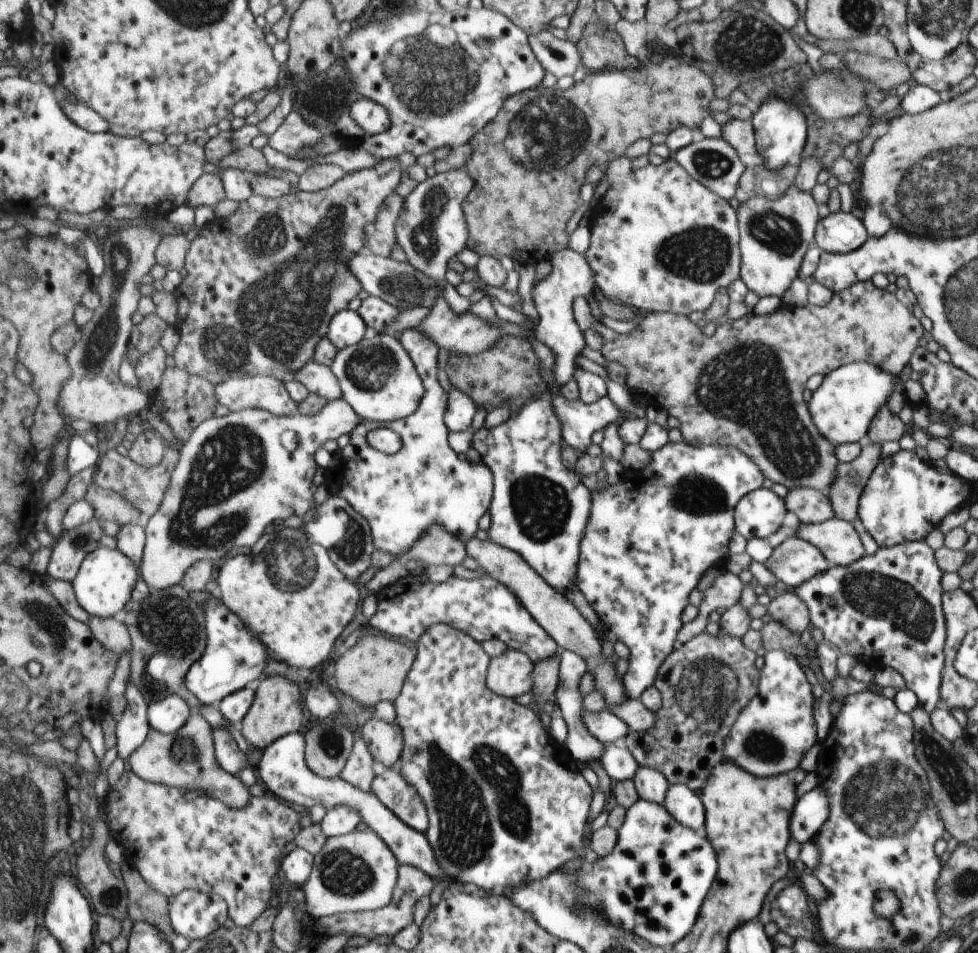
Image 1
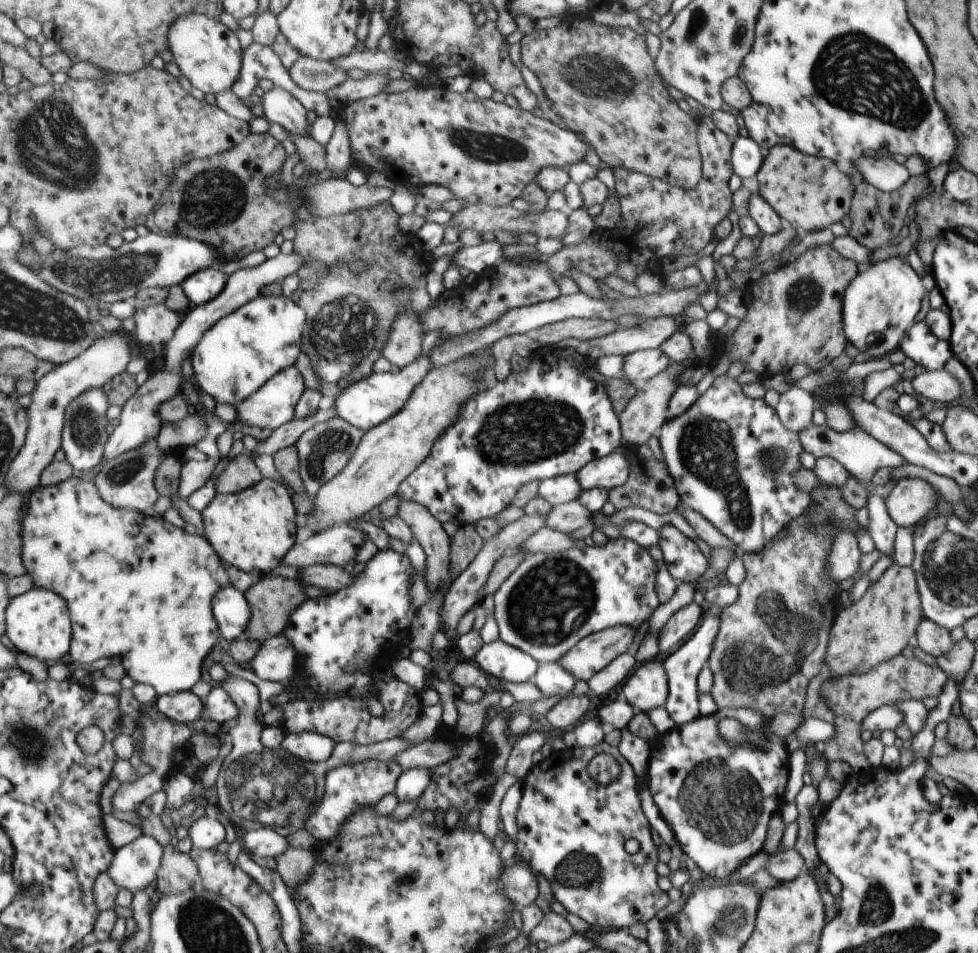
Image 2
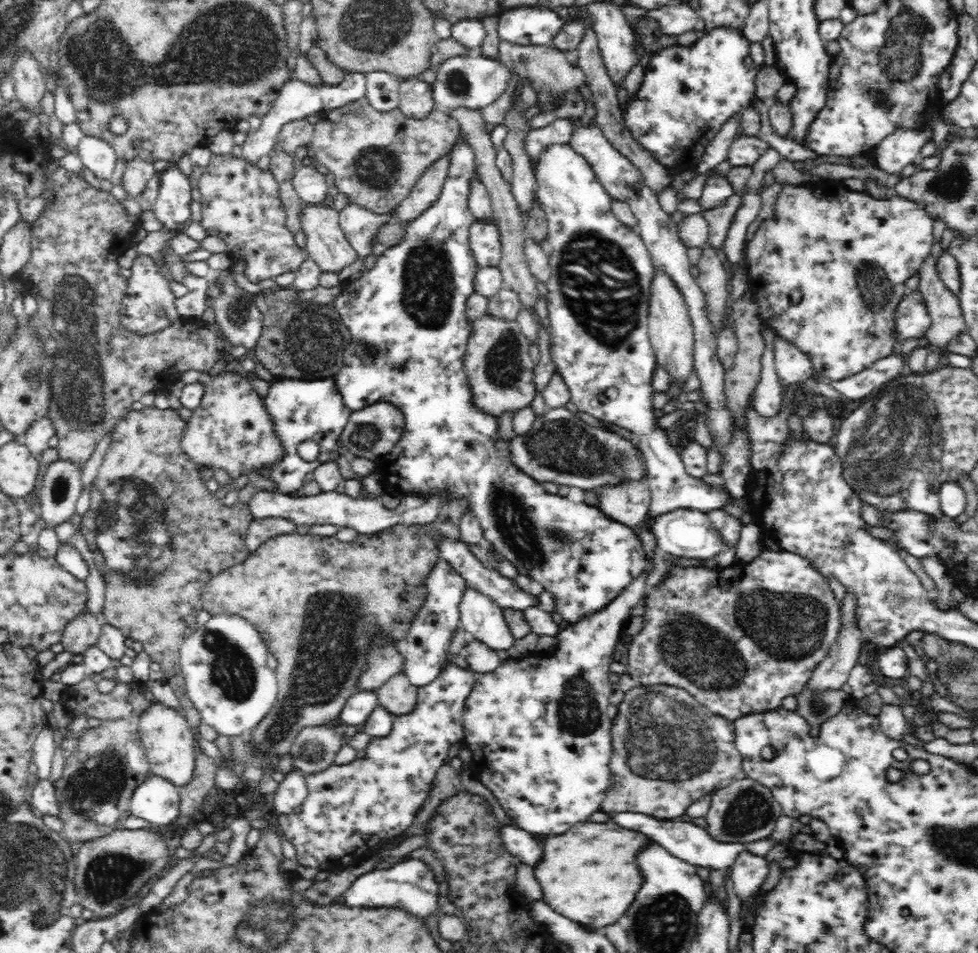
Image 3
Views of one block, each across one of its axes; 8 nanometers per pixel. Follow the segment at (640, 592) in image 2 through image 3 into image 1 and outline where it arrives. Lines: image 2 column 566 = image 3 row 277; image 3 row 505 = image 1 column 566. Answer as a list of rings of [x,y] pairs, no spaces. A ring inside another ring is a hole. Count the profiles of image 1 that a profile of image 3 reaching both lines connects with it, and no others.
[[[562,650],[560,653],[558,688],[556,688],[555,707],[557,715],[561,715],[568,727],[568,737],[564,744],[570,750],[570,754],[577,761],[588,765],[593,762],[600,764],[600,758],[604,754],[604,743],[596,740],[582,722],[582,710],[584,709],[582,694],[580,694],[580,678],[588,671],[587,661],[572,650]]]

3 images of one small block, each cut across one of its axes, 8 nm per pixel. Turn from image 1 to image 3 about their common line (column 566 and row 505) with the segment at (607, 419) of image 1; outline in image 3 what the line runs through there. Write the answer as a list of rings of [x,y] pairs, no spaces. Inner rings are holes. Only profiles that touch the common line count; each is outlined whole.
[[[260,491],[256,492],[252,496],[252,500],[249,502],[250,514],[253,514],[253,518],[286,518],[294,521],[297,525],[306,524],[312,526],[313,524],[336,524],[336,526],[354,528],[360,534],[374,534],[380,530],[396,526],[398,524],[403,525],[422,525],[428,522],[434,522],[438,512],[442,510],[442,505],[446,502],[441,502],[441,498],[432,496],[432,498],[415,498],[415,496],[399,496],[399,505],[395,509],[386,509],[382,506],[382,503],[376,501],[376,499],[364,499],[364,498],[352,498],[345,493],[332,492],[321,492],[317,495],[311,496],[294,496],[292,494],[282,494],[272,491]]]

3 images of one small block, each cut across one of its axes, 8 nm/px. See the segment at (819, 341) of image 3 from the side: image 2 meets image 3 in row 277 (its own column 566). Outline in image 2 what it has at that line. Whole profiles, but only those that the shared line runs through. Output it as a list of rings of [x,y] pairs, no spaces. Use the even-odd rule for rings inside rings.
[[[605,741],[594,747],[565,747],[562,751],[553,751],[551,756],[534,765],[522,781],[522,800],[515,822],[517,854],[537,875],[548,881],[554,898],[566,911],[588,924],[612,930],[634,930],[654,919],[669,904],[667,892],[662,892],[656,884],[656,846],[650,838],[632,766],[620,755],[618,748],[609,746]],[[601,753],[616,758],[621,767],[619,779],[607,786],[596,785],[587,772],[592,758]],[[627,839],[636,839],[640,843],[640,851],[634,855],[627,854],[624,850]]]

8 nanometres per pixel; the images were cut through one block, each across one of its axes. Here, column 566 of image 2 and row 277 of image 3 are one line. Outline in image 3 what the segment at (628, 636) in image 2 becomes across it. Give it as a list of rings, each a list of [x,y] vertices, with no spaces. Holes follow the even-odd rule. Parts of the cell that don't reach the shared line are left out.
[[[656,267],[657,276],[654,277],[649,298],[648,328],[651,346],[653,347],[657,364],[668,370],[668,376],[674,378],[676,384],[682,384],[690,374],[692,374],[692,352],[694,352],[694,332],[690,315],[687,312],[686,301],[683,300],[682,293],[675,288],[675,283]]]

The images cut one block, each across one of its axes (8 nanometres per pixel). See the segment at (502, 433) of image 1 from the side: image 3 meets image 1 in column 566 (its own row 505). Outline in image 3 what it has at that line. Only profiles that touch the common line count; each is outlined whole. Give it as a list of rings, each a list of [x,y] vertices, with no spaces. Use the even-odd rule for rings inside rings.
[[[466,142],[458,143],[453,147],[451,152],[448,174],[438,200],[431,203],[431,206],[419,218],[407,221],[405,224],[407,232],[404,238],[402,238],[402,242],[388,247],[386,251],[377,257],[374,268],[372,270],[366,270],[361,278],[348,284],[342,291],[342,294],[337,296],[336,300],[331,304],[340,313],[342,322],[346,325],[346,328],[348,328],[352,336],[352,342],[350,342],[346,351],[350,354],[350,358],[344,360],[344,364],[342,364],[338,376],[336,376],[338,378],[336,384],[338,384],[339,393],[342,395],[343,404],[350,410],[362,410],[377,402],[389,402],[403,414],[404,422],[401,437],[398,442],[394,444],[394,448],[390,450],[390,454],[384,454],[375,460],[375,472],[380,476],[380,482],[382,483],[382,487],[384,487],[383,492],[385,494],[395,497],[415,496],[415,498],[421,498],[421,500],[437,496],[437,498],[441,498],[441,502],[449,502],[455,498],[468,498],[467,510],[473,514],[475,520],[482,527],[485,542],[492,545],[504,559],[508,559],[514,565],[514,568],[518,570],[518,574],[526,574],[526,576],[538,580],[544,588],[548,588],[554,594],[554,598],[558,600],[556,602],[556,608],[558,610],[556,611],[560,612],[560,616],[566,622],[576,622],[578,624],[584,618],[589,618],[592,614],[609,605],[640,574],[649,574],[653,569],[653,563],[652,559],[645,553],[640,537],[636,535],[632,527],[610,519],[610,517],[604,514],[604,511],[598,509],[598,506],[594,507],[584,501],[573,503],[567,497],[545,492],[541,483],[534,481],[529,474],[514,466],[512,451],[510,451],[510,439],[504,439],[500,435],[497,423],[498,418],[496,415],[488,413],[488,411],[478,409],[476,403],[474,403],[472,387],[469,385],[463,362],[465,361],[464,356],[467,343],[473,327],[469,322],[468,313],[466,313],[466,310],[468,310],[467,302],[469,296],[474,292],[474,280],[478,270],[478,264],[470,249],[469,242],[470,226],[474,222],[474,216],[470,213],[469,208],[470,180],[474,178],[475,173],[474,152],[470,150],[470,145],[466,144]]]

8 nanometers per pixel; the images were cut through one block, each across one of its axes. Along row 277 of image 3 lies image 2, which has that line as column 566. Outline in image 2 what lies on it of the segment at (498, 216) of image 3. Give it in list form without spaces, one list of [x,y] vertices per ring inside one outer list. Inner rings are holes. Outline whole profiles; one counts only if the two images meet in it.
[[[578,499],[568,503],[554,505],[545,524],[550,529],[570,535],[592,521],[593,514],[590,513]]]

